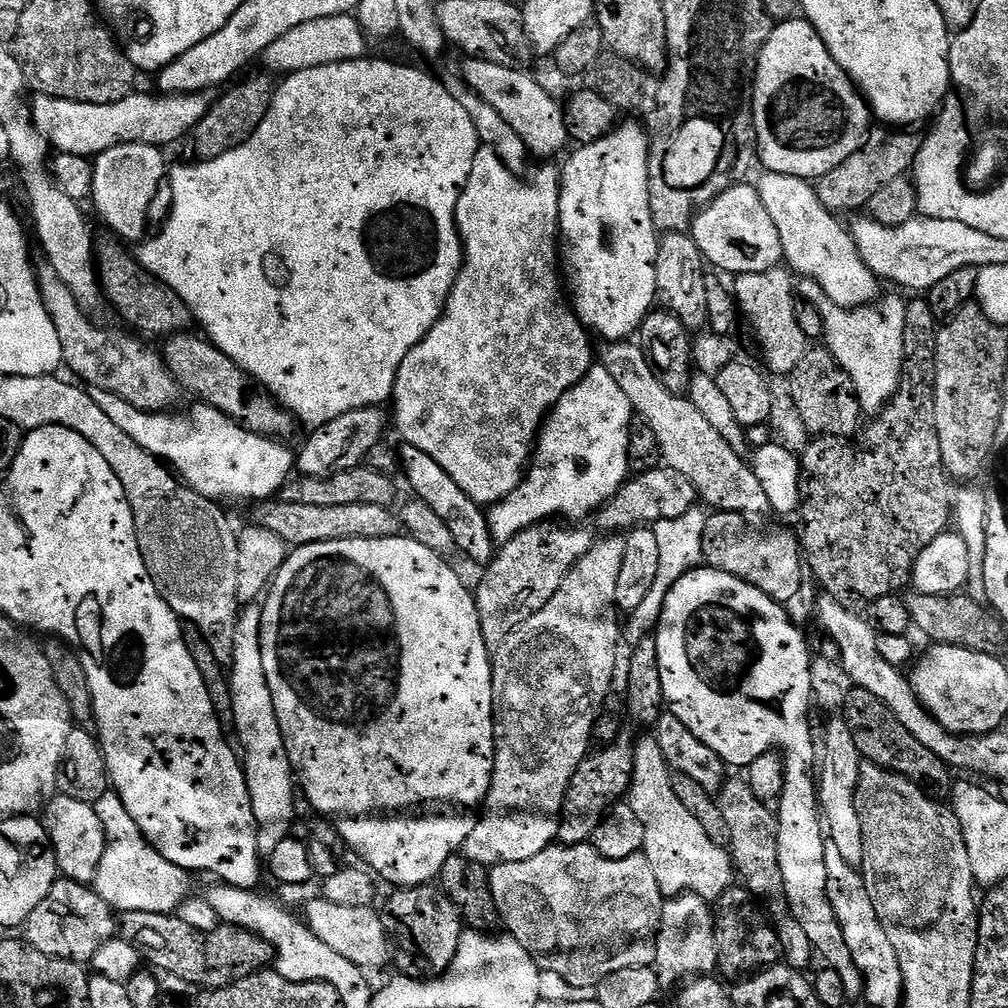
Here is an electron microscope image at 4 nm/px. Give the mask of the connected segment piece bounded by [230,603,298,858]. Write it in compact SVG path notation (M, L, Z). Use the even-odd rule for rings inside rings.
M259 603L247 605L241 611L234 634L230 683L235 739L240 740L244 777L250 790L252 813L256 819L256 841L261 857L267 858L274 846L278 846L278 842L289 839L291 832L288 831L291 830L292 823L297 823L295 796L298 793L298 780L286 754L286 742L278 726L278 714L274 714L274 698L266 682L266 670L262 670L261 622L262 608Z

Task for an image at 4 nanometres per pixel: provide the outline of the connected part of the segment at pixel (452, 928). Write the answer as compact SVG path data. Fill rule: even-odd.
M435 883L420 884L417 888L401 888L393 891L388 900L388 912L400 928L412 935L414 943L420 947L420 956L404 956L400 964L405 973L417 978L442 976L454 962L462 931L460 912L456 903Z

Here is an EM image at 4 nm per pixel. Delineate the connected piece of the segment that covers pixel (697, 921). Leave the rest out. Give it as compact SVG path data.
M691 894L665 899L660 915L660 929L656 932L654 967L664 986L689 978L708 978L717 971L716 922L709 901Z

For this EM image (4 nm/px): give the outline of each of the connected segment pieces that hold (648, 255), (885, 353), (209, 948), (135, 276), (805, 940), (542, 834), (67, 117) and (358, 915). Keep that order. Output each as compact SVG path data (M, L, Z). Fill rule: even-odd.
M622 124L598 142L577 147L560 172L562 276L577 318L604 342L635 337L640 323L653 311L652 303L658 300L656 259L660 236L650 210L650 178L654 172L648 169L648 136L636 124Z
M806 279L799 281L798 296L818 306L818 314L822 314L824 319L823 343L828 352L834 354L838 366L850 374L850 382L860 399L861 409L865 413L883 413L896 396L900 377L904 374L904 335L908 309L905 297L885 295L879 302L866 304L862 308L843 308L827 296L826 290L822 290L818 282Z
M125 912L119 917L118 932L126 942L130 942L130 946L134 946L134 950L138 950L141 961L148 963L149 960L153 969L177 975L197 989L225 988L256 972L265 971L274 960L272 947L244 928L221 926L213 932L199 932L194 930L194 926L186 926L179 915L166 912Z
M97 235L96 241L96 270L100 274L100 287L105 301L112 303L112 308L129 324L129 329L148 336L160 336L167 338L177 334L184 334L193 327L192 312L166 286L155 276L149 274L139 262L135 255L128 253L129 245L115 235ZM137 328L137 329L136 329ZM145 332L145 333L144 333ZM148 335L148 336L147 336Z
M744 778L725 779L724 791L719 793L718 803L722 810L722 818L726 818L726 826L730 826L730 842L727 847L732 853L739 883L762 905L772 927L776 929L780 951L788 967L807 969L807 964L814 960L814 949L810 937L802 931L802 926L794 918L790 902L786 898L782 866L778 866L777 813L757 798Z
M608 534L603 538L597 539L592 547L588 549L588 553L578 561L575 566L568 572L568 577L562 582L562 586L558 586L558 594L554 594L554 598L550 598L550 602L546 602L546 606L542 606L542 610L538 610L538 614L534 614L526 622L522 622L522 626L518 626L518 630L514 630L514 634L510 634L510 638L506 638L506 642L500 648L495 649L492 656L492 713L494 714L494 746L496 747L496 761L494 762L494 770L492 771L492 785L488 791L488 799L482 805L482 815L477 819L474 830L470 834L470 838L466 838L462 849L464 855L470 862L491 866L494 864L505 864L506 862L526 862L526 858L534 858L534 854L542 854L542 850L553 847L554 841L560 835L560 813L564 810L564 799L568 793L570 782L574 778L574 774L578 770L578 766L584 761L585 756L589 755L590 747L593 743L592 728L596 724L596 719L600 717L602 709L605 707L606 701L609 699L608 691L612 688L612 679L616 676L616 659L620 656L620 636L622 640L622 616L616 607L616 595L618 594L618 574L622 571L622 560L626 558L627 539L620 534Z
M203 91L155 95L131 94L121 101L100 105L33 95L30 119L40 139L57 153L92 158L116 144L172 144L187 132L189 135L210 107L209 97Z
M317 898L309 902L308 909L302 916L308 929L318 938L322 938L322 942L326 942L330 950L342 954L342 958L350 958L354 966L371 970L386 967L392 956L392 948L388 945L388 932L376 911L375 907L334 906L334 902Z

